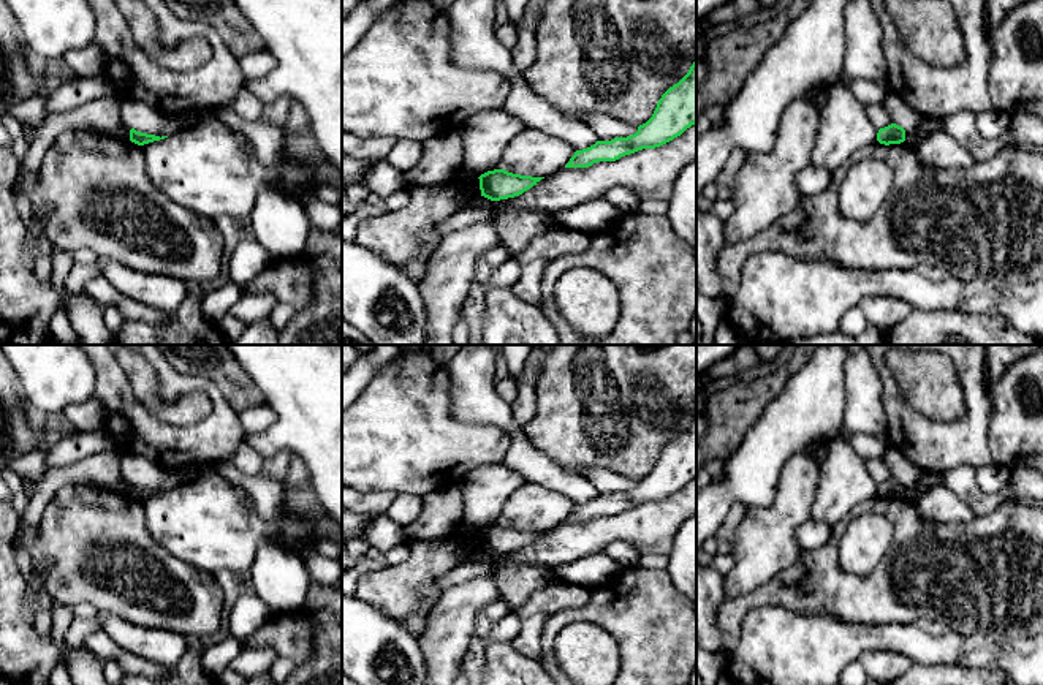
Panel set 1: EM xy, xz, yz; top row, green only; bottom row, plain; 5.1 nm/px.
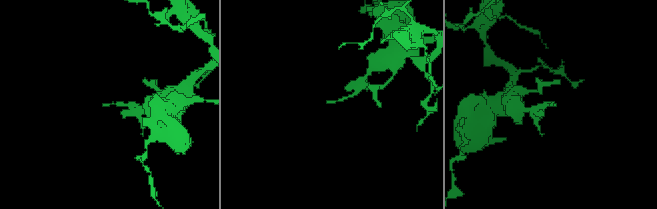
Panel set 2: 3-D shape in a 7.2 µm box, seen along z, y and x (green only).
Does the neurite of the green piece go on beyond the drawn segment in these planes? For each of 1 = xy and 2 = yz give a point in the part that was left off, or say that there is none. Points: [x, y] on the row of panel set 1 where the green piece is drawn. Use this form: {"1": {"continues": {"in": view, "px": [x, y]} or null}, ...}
{"1": {"continues": null}, "2": {"continues": null}}

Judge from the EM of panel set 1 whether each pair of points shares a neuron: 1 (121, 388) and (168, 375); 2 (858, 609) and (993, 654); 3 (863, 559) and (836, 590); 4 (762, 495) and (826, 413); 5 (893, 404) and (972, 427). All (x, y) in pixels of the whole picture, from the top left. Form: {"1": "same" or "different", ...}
{"1": "same", "2": "different", "3": "different", "4": "same", "5": "same"}

